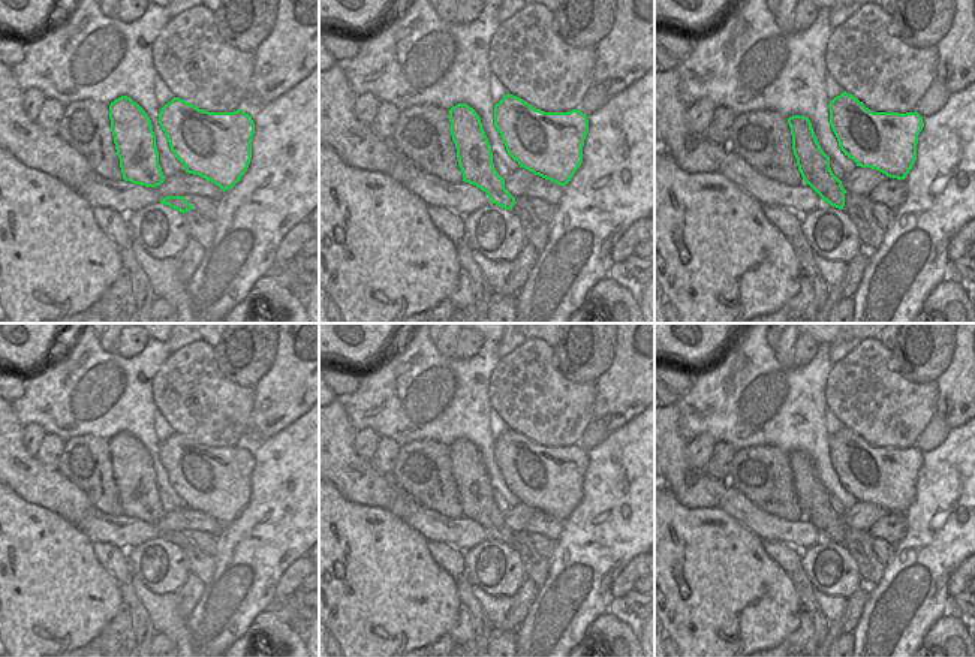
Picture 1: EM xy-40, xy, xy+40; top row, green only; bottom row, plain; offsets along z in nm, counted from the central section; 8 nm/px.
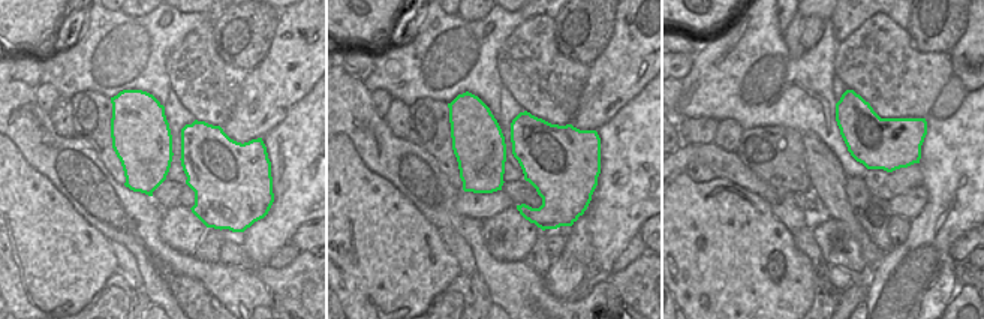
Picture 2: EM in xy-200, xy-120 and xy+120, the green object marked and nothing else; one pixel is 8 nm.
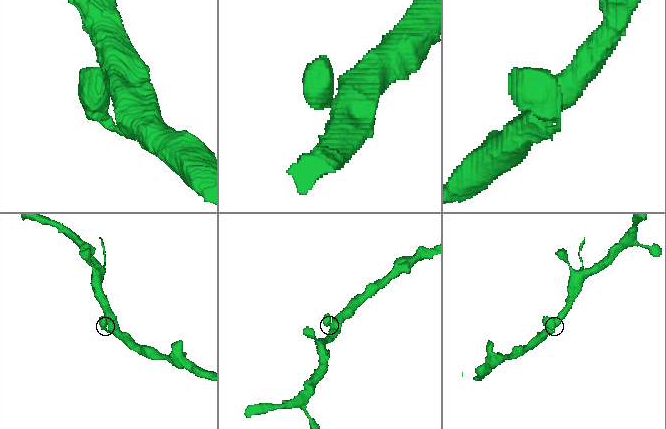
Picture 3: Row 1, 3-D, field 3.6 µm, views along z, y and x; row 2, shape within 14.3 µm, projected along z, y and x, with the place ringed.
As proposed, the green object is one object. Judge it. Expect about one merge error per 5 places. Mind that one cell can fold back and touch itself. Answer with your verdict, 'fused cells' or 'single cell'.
single cell

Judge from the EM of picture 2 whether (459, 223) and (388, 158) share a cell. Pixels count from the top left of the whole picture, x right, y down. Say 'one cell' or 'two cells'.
one cell

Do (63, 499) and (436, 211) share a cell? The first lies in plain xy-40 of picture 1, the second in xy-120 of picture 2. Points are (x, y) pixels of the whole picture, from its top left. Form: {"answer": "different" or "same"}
{"answer": "same"}

